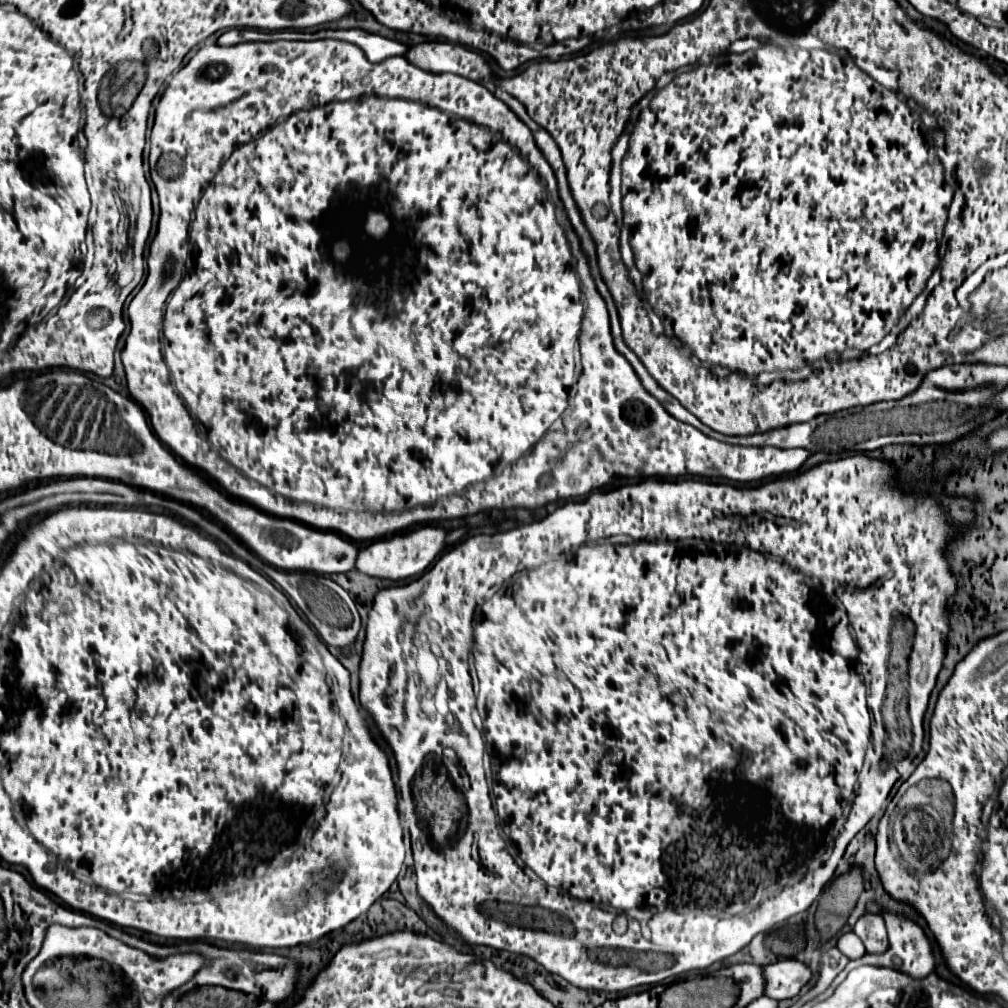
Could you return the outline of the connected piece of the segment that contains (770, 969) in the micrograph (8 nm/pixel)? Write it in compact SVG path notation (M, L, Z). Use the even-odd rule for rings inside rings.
M794 957L781 958L776 963L762 967L764 991L768 997L780 1001L798 995L798 991L810 981L810 969Z

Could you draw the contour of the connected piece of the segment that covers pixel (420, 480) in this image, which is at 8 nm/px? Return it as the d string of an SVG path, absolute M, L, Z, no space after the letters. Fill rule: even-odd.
M334 39L308 43L244 41L230 47L206 45L170 79L156 107L150 143L148 163L152 183L160 197L160 221L146 259L146 283L128 307L132 327L126 337L126 347L122 349L128 391L130 397L142 405L151 428L172 453L190 467L210 475L230 495L248 505L256 505L260 511L294 519L322 531L338 531L354 541L370 541L394 535L400 527L406 529L414 523L456 519L486 509L534 509L558 499L582 497L610 485L614 477L662 479L698 475L752 483L794 473L810 457L808 449L778 449L772 445L744 447L716 441L696 427L672 419L672 415L644 391L628 359L614 347L606 301L596 291L590 273L586 279L578 279L570 243L556 221L554 205L548 195L542 195L544 187L540 187L536 171L528 167L528 151L538 149L532 131L500 99L470 79L452 73L434 75L422 71L404 57L368 63L360 47ZM160 329L164 335L162 355ZM574 383L578 384L574 403L580 406L580 413L570 418L573 423L571 439L568 439L567 429L563 431L563 440L553 440L552 446L541 446L538 441L542 435L564 413ZM356 511L384 511L384 515L354 515Z

